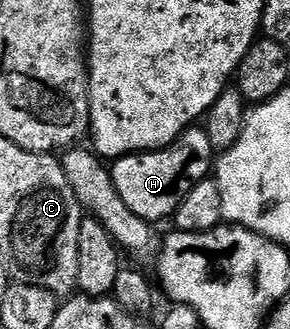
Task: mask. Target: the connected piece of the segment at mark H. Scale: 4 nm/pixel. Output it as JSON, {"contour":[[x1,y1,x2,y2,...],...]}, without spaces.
{"contour":[[194,126,192,128,185,129,185,131,182,132,181,135,177,137,177,139,171,141,170,144,165,145,164,148,155,148,148,152,130,152,127,156,116,157,116,159,114,159,111,164,111,173,113,176,115,190,119,192,119,197,123,198,123,201,126,202,128,209,133,210,135,214,137,214,141,219,145,219,150,222,158,222,157,220,163,219,164,216,165,219,172,217,173,213,176,212,177,207,179,206,179,202,187,194,187,190,191,190,191,186,193,184,198,184,200,180,206,179,206,177,210,175,214,164,215,150,211,146,211,138,206,134,204,127]]}

